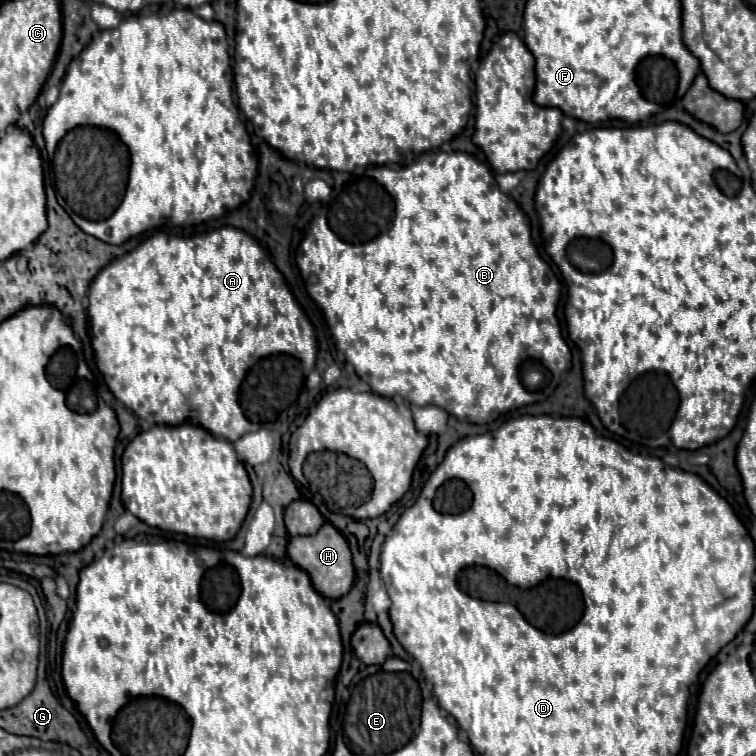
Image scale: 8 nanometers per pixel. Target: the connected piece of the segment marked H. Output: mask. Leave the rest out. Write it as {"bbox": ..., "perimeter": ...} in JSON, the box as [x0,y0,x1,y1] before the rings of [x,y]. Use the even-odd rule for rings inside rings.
{"bbox":[287,523,355,599],"perimeter":[[[325,523],[319,533],[315,535],[299,535],[299,537],[291,537],[289,547],[287,547],[287,555],[291,557],[291,561],[295,565],[299,565],[301,569],[305,569],[313,581],[313,587],[331,599],[339,599],[343,597],[351,585],[353,585],[353,577],[355,577],[355,567],[353,567],[353,557],[351,557],[351,549],[347,539],[341,535],[341,531],[337,531],[331,523]]]}

